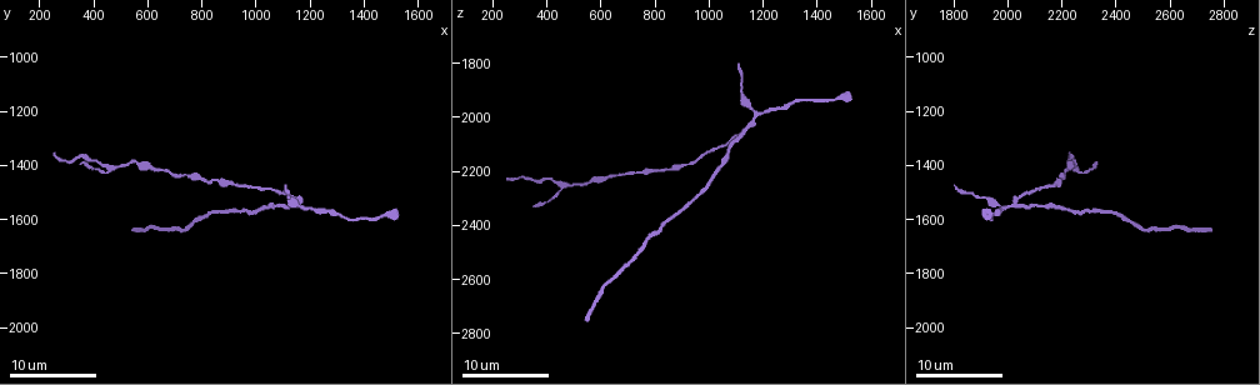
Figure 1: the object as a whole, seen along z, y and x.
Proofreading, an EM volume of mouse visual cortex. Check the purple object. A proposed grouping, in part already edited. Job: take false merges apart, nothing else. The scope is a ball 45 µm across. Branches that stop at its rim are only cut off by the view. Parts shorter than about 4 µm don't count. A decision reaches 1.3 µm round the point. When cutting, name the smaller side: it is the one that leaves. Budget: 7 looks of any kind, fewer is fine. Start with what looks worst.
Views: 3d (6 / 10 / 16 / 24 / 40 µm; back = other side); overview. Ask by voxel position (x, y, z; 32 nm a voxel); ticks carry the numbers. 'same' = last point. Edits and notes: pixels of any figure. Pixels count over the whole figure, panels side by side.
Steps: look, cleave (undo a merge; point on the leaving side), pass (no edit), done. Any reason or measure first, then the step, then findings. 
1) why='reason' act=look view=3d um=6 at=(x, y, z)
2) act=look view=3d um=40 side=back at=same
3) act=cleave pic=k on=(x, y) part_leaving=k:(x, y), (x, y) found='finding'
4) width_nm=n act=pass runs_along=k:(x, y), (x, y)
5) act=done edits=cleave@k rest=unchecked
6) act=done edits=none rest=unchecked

why='three arms meet' act=look view=3d um=10 at=(450, 1410, 2260)

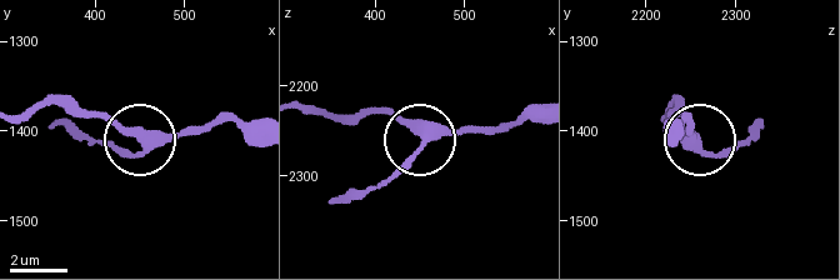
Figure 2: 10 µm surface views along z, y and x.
width_nm=320 act=pass found='continuous, no second neuron'

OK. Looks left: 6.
why='three-way junction' act=look view=3d um=6 at=(1160, 1550, 2040)

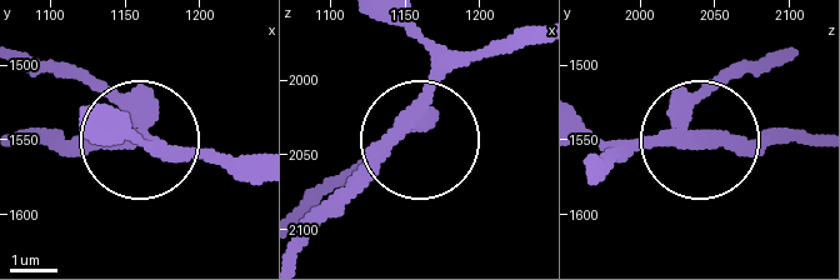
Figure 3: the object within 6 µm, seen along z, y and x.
act=cleave pic=3 on=(371, 154) part_leaving=3:(674, 139), (813, 139) found='two neurons meet here'

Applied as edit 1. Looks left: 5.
why='calibre changes' act=look view=3d um=10 at=(630, 1410, 2210)

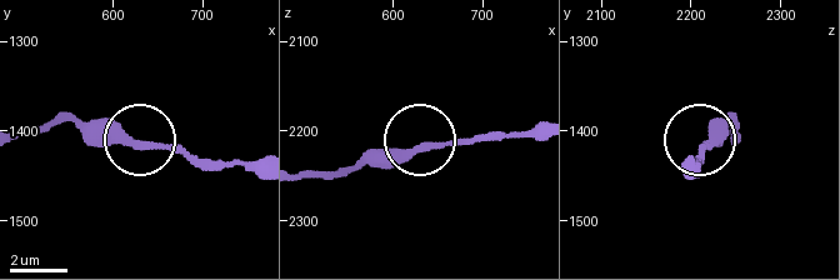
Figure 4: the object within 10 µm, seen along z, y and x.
act=pass runs_along=4:(254, 174), (56, 121) found='one neuron here'

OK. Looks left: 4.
act=done edits=cleave@3 rest=unchecked

